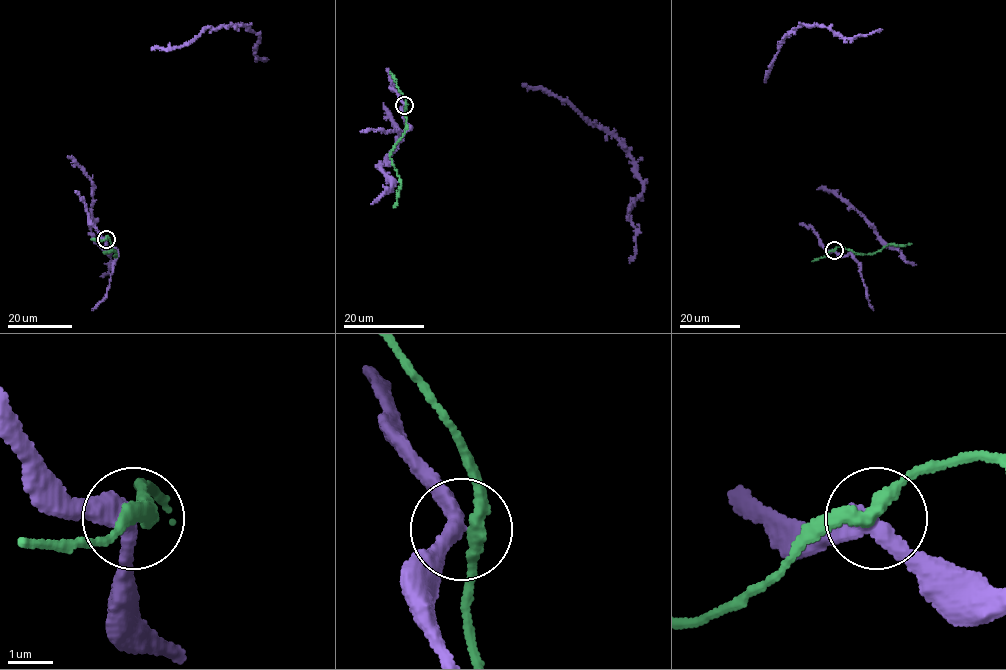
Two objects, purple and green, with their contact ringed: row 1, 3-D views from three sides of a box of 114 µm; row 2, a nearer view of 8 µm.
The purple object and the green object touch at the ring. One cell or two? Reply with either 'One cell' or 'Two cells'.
Two cells

